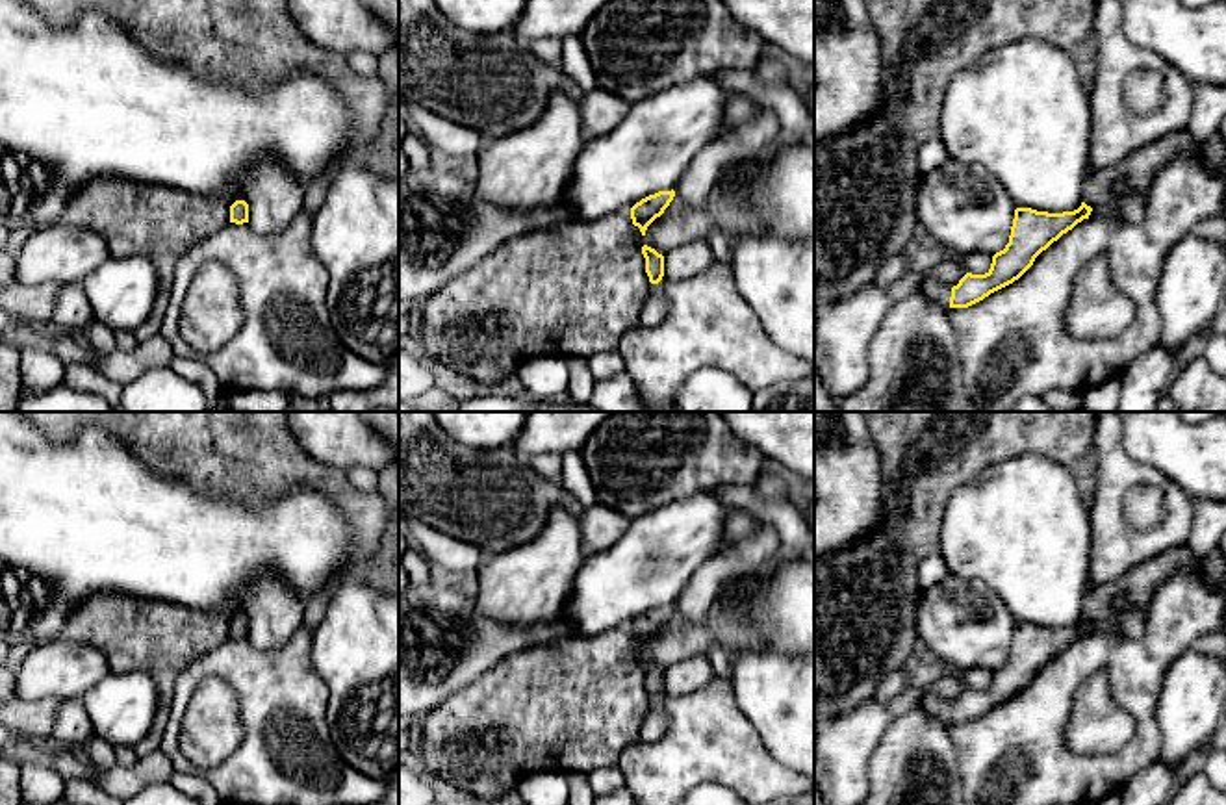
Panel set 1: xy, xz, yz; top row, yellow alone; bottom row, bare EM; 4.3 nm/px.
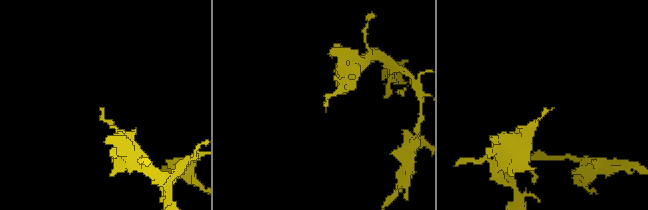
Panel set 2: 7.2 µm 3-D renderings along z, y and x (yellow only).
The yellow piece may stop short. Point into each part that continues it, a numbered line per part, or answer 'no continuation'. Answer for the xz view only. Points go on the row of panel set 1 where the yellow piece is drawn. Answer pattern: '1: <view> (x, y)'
1: xz (655, 308)

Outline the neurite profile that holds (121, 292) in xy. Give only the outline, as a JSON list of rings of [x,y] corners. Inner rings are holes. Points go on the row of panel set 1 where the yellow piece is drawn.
[[[145,256],[109,258],[82,280],[93,321],[134,332],[158,295],[158,271]]]

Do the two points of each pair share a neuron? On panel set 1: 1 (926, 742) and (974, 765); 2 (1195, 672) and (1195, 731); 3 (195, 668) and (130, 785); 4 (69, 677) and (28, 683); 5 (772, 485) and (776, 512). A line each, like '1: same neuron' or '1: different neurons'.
1: different neurons
2: same neuron
3: different neurons
4: same neuron
5: different neurons

